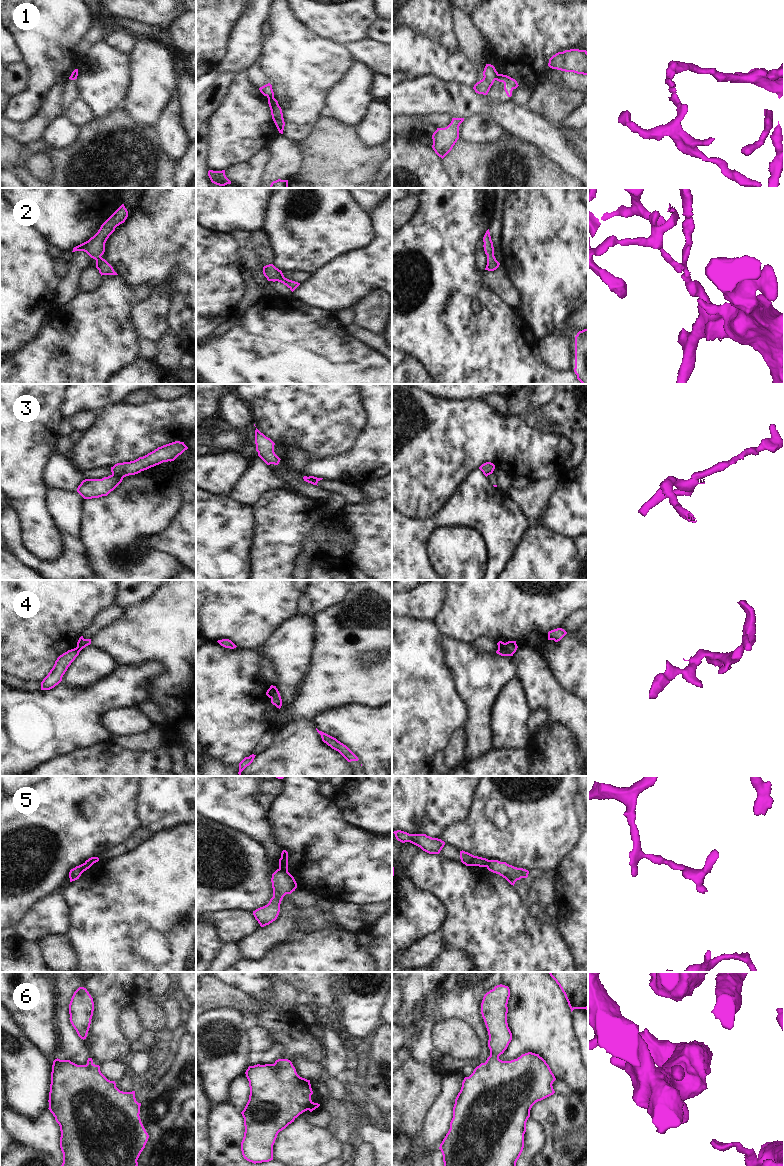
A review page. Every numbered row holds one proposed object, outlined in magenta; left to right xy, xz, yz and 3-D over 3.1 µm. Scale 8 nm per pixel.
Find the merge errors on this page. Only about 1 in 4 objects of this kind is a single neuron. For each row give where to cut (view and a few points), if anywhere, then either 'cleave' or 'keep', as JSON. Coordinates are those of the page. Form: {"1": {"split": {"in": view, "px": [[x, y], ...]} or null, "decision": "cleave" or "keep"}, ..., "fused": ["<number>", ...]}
{"1": {"split": {"in": "xz", "px": [[267, 96], [273, 97]]}, "decision": "cleave"}, "2": {"split": null, "decision": "keep"}, "3": {"split": {"in": "xy", "px": [[112, 474], [123, 477]]}, "decision": "cleave"}, "4": {"split": {"in": "yz", "px": [[498, 648], [503, 648], [512, 654]]}, "decision": "cleave"}, "5": {"split": {"in": "xz", "px": [[279, 867], [287, 872]]}, "decision": "cleave"}, "6": {"split": null, "decision": "keep"}, "fused": ["1", "3", "4", "5"]}

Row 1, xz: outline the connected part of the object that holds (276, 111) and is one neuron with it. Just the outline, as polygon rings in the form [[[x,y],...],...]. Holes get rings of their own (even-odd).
[[[267,97],[268,104],[271,110],[272,119],[279,131],[279,133],[283,134],[285,122],[283,118],[282,109],[278,104],[278,101],[274,97]]]

